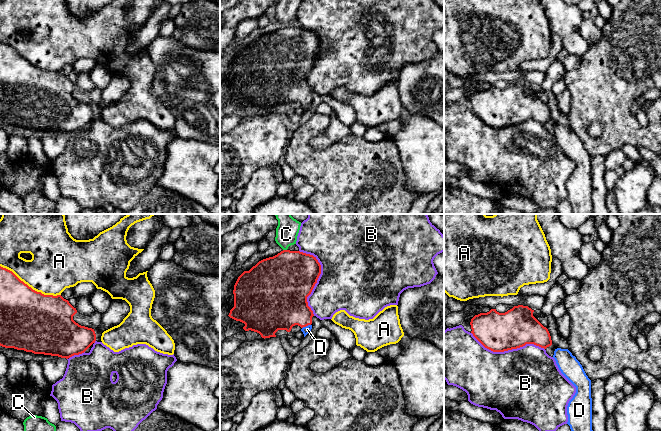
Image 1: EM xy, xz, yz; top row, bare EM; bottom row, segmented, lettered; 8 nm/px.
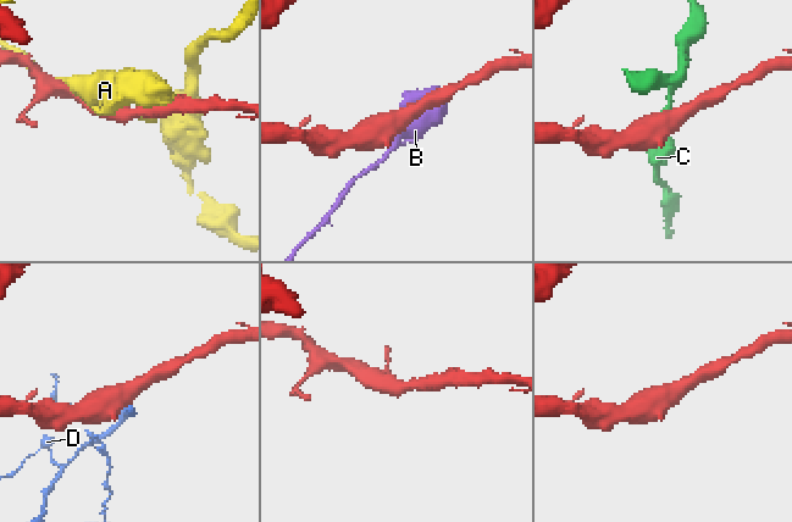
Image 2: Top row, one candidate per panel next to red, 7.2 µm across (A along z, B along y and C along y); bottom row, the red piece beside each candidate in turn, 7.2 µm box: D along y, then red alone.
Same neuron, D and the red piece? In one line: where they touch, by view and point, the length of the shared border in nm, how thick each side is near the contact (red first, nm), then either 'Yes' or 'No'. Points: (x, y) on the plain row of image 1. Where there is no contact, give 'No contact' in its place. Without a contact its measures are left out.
Touches red at xz (306, 101). Shared border 80 nm. Thickness 380 nm (red) against 60 nm. Yes

